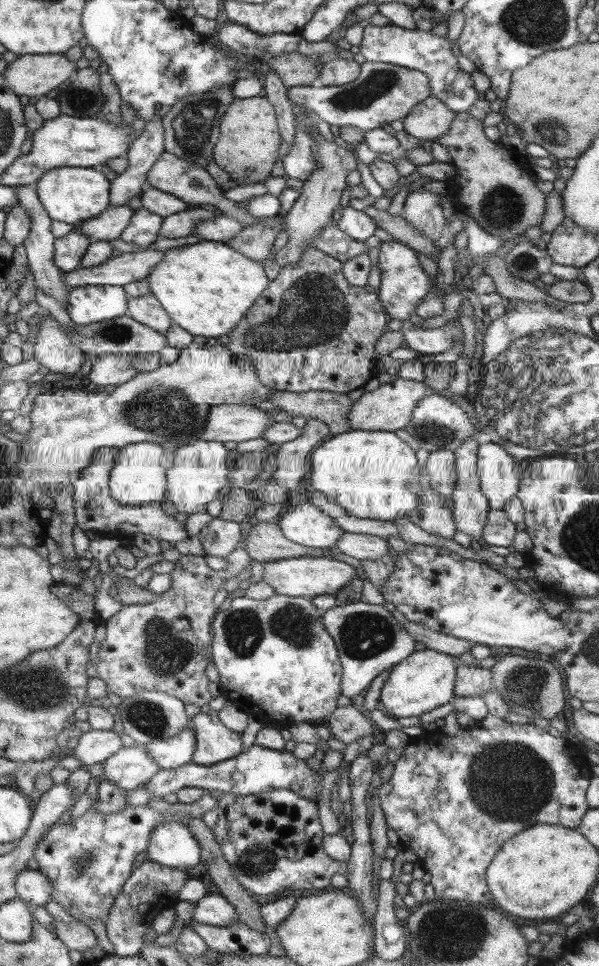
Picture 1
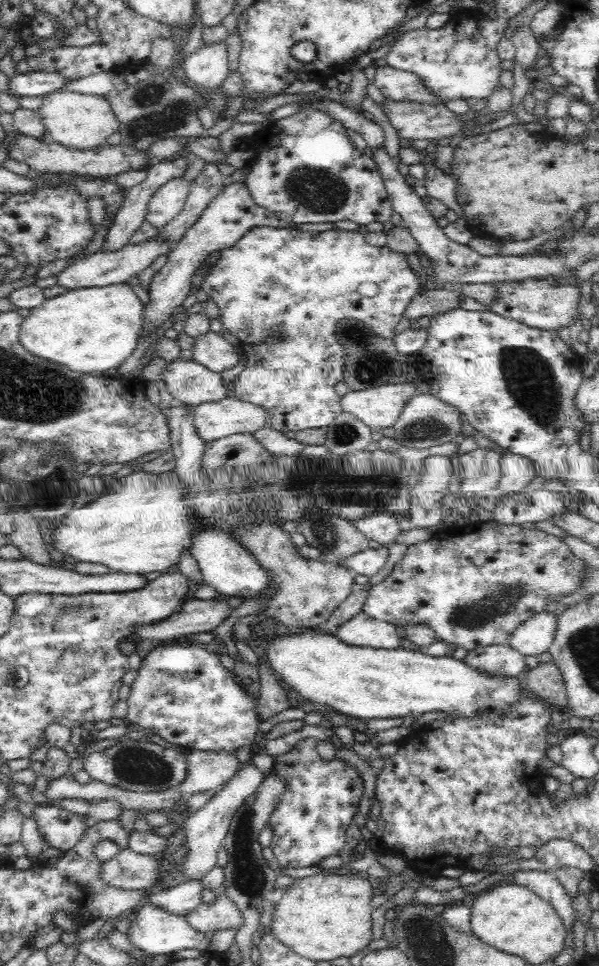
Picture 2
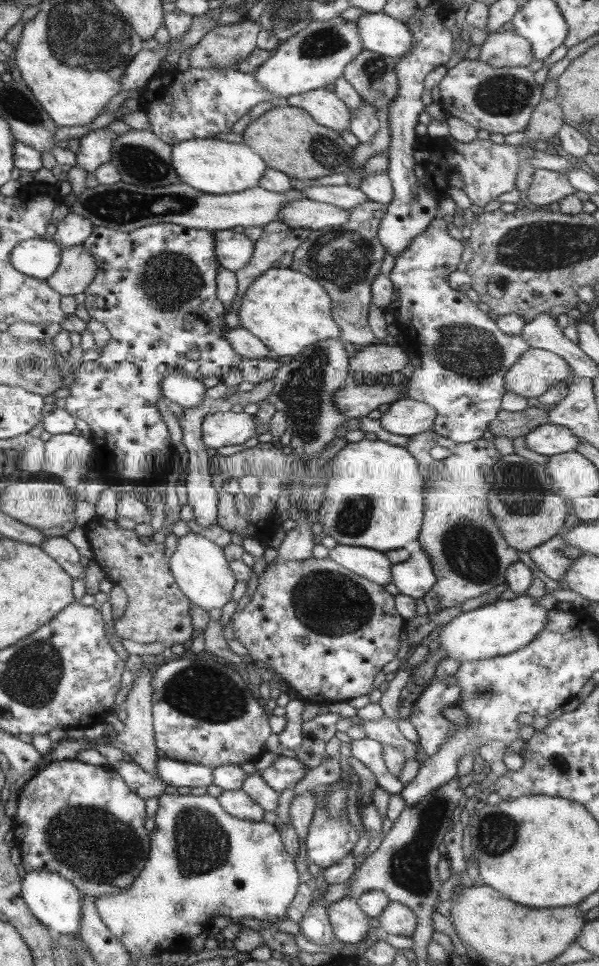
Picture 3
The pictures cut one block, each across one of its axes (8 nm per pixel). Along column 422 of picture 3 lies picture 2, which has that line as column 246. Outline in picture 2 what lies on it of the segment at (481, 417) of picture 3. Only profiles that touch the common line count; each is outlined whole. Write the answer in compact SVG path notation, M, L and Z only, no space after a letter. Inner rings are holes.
M288 227L249 228L236 244L218 253L202 285L220 309L219 321L226 331L238 338L238 349L244 354L244 370L231 385L233 398L265 408L268 427L278 432L330 426L343 411L335 384L343 380L345 352L337 342L336 323L343 318L356 318L376 335L393 337L394 327L402 320L409 300L424 283L422 274L414 272L407 260L402 252L368 244L358 230L334 228L311 232ZM364 283L378 285L378 294L362 297L358 287Z

